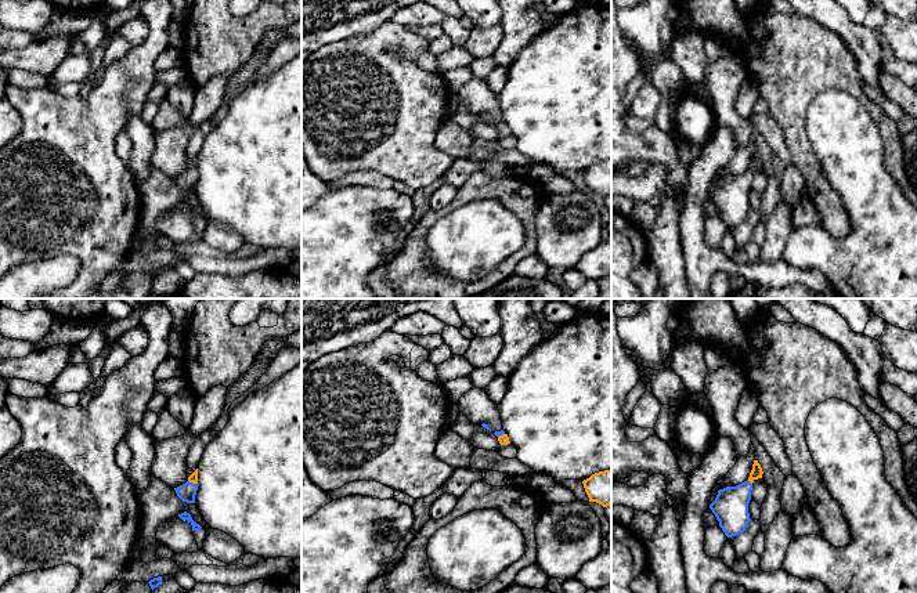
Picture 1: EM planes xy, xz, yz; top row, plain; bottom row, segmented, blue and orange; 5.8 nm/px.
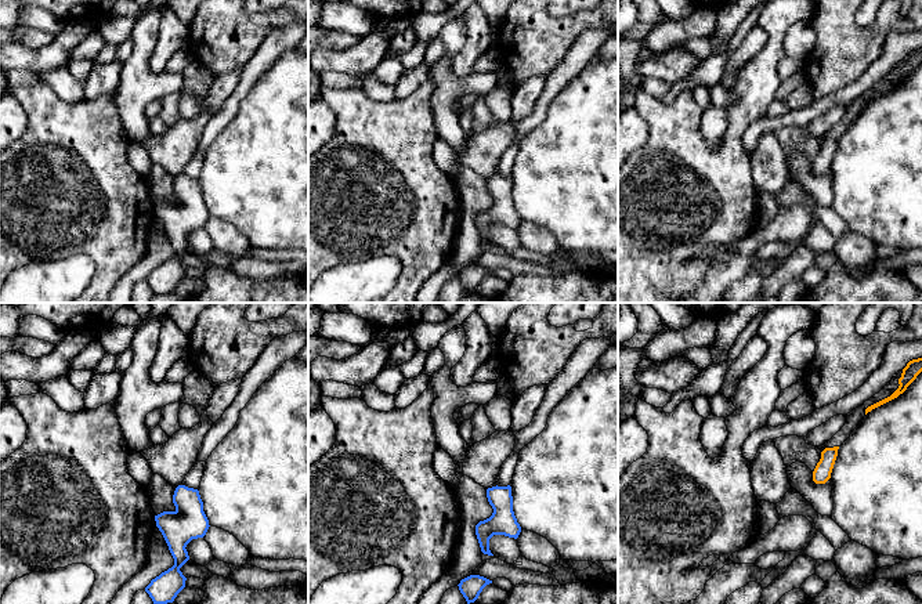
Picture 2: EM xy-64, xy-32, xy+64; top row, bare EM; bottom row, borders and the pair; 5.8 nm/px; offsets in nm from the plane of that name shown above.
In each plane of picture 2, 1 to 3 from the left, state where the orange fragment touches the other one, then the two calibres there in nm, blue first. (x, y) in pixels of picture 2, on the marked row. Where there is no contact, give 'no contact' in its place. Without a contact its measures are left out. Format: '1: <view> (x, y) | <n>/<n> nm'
1: no contact
2: no contact
3: no contact

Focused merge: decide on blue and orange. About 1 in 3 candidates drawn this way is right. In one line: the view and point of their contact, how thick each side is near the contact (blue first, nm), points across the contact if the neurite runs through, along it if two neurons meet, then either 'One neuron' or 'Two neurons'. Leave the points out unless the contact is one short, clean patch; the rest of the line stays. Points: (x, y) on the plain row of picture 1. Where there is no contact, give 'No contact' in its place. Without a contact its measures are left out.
Touches blue at yz (750, 173). Thickness 200 nm (blue) against 70 nm. Path across: yz (730, 196), (750, 173), (757, 162). One neuron

